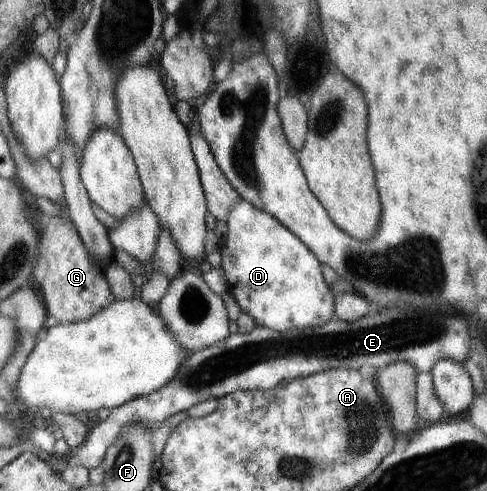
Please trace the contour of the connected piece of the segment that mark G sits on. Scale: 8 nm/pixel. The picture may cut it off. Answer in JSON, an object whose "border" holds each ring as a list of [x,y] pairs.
{"border":[[[54,215],[44,229],[44,257],[47,263],[46,275],[38,292],[48,315],[52,315],[59,324],[77,324],[88,321],[101,309],[114,303],[115,297],[111,292],[105,269],[100,270],[97,262],[91,258],[74,227],[67,216]]]}

